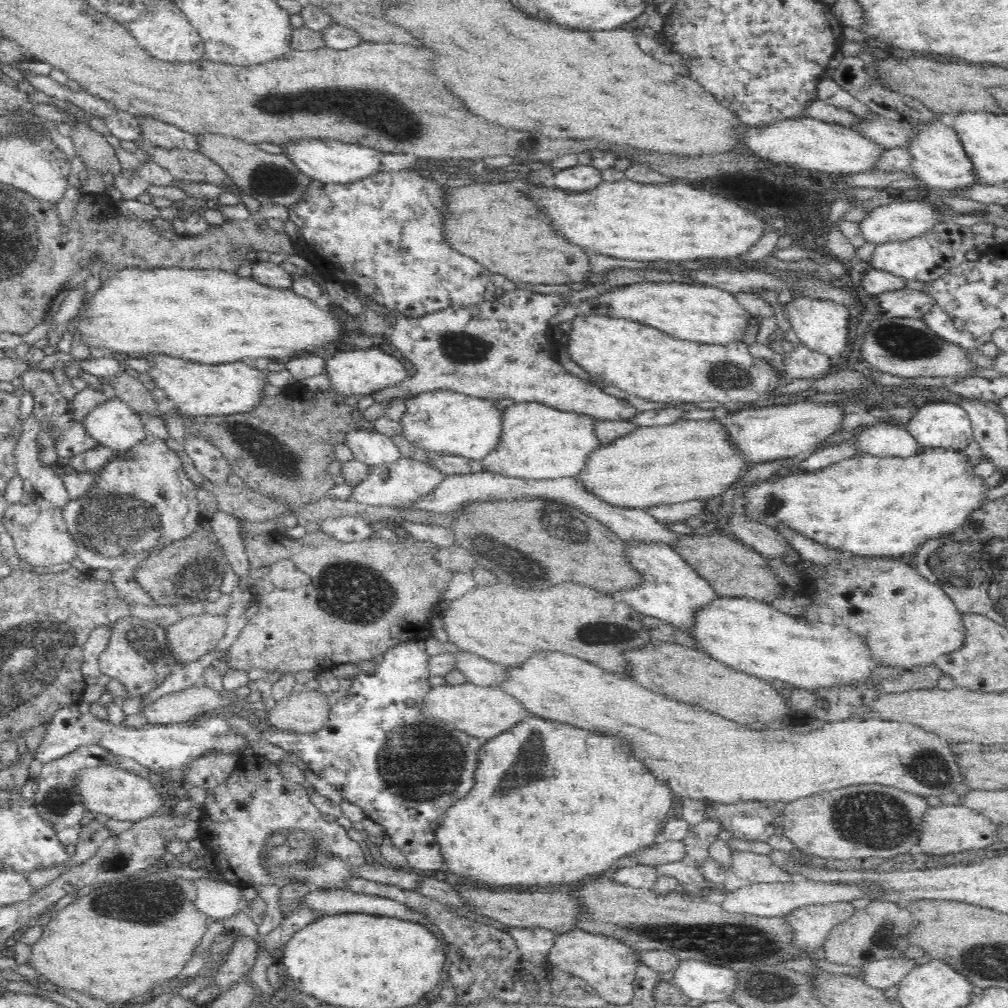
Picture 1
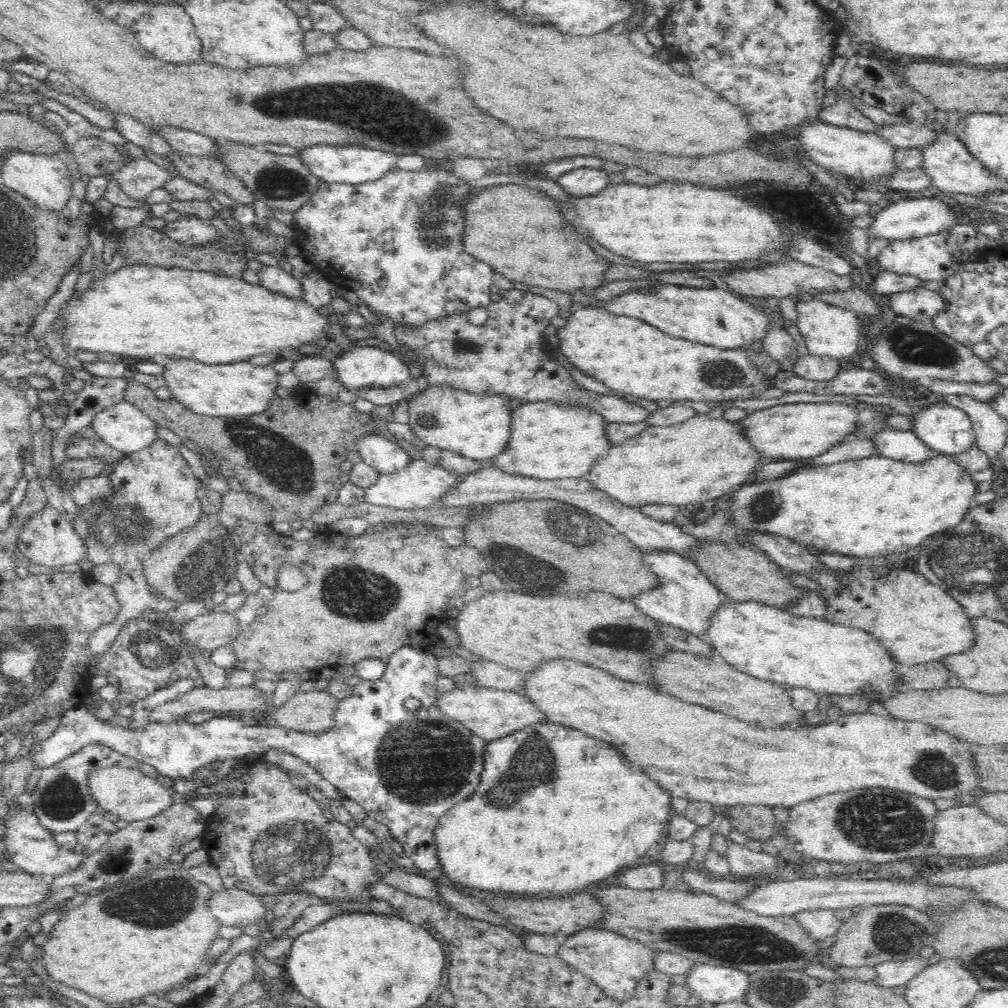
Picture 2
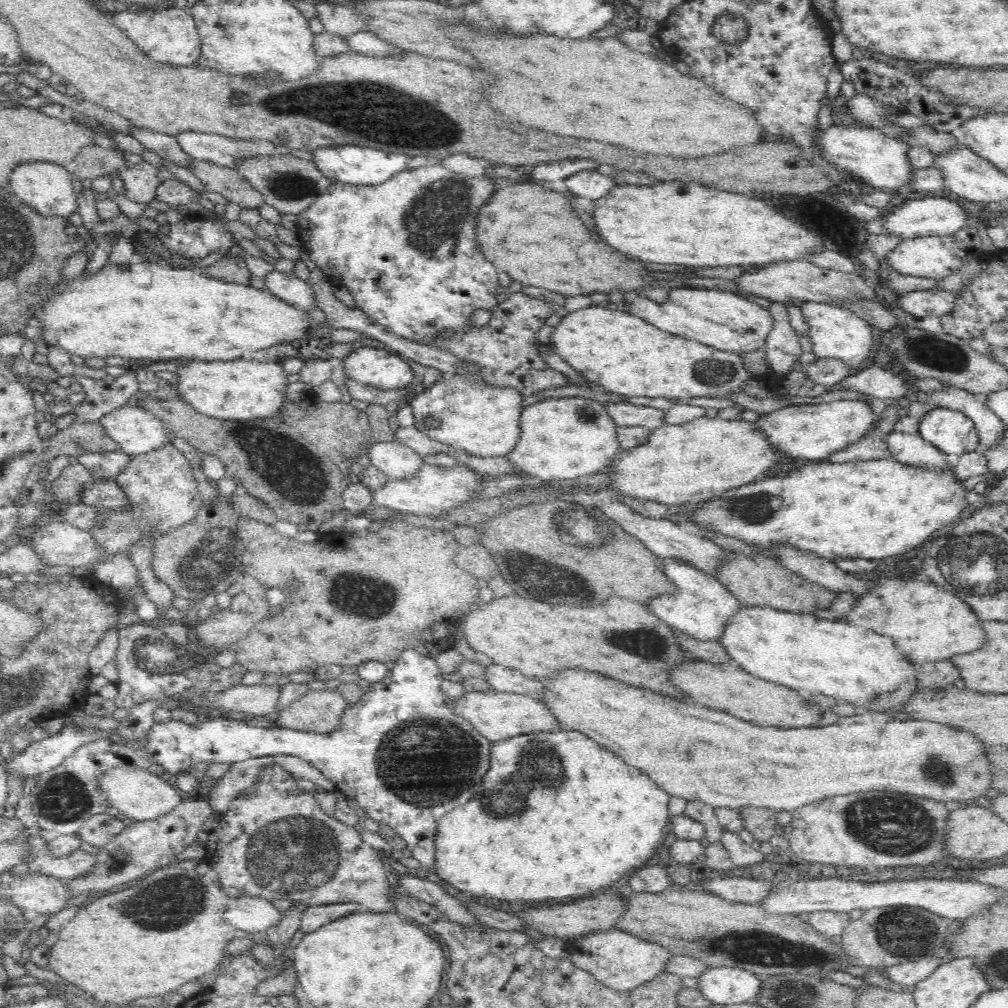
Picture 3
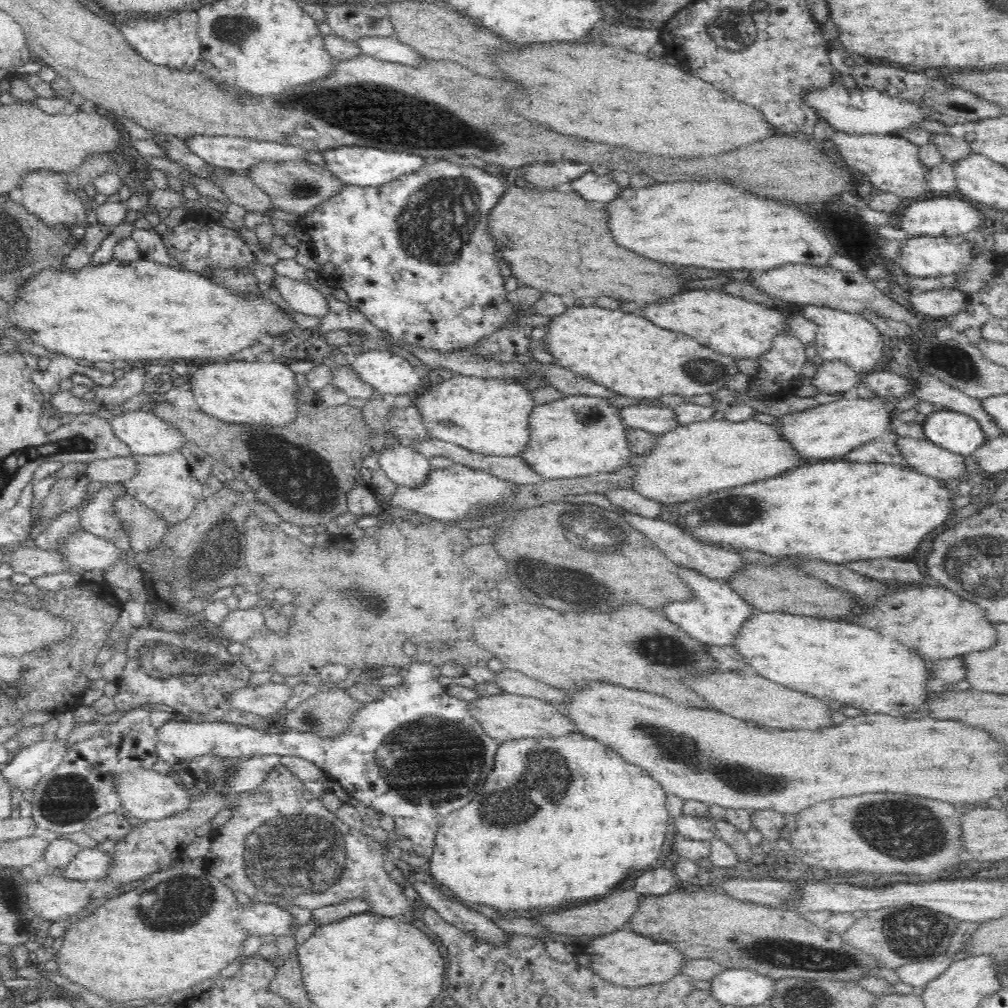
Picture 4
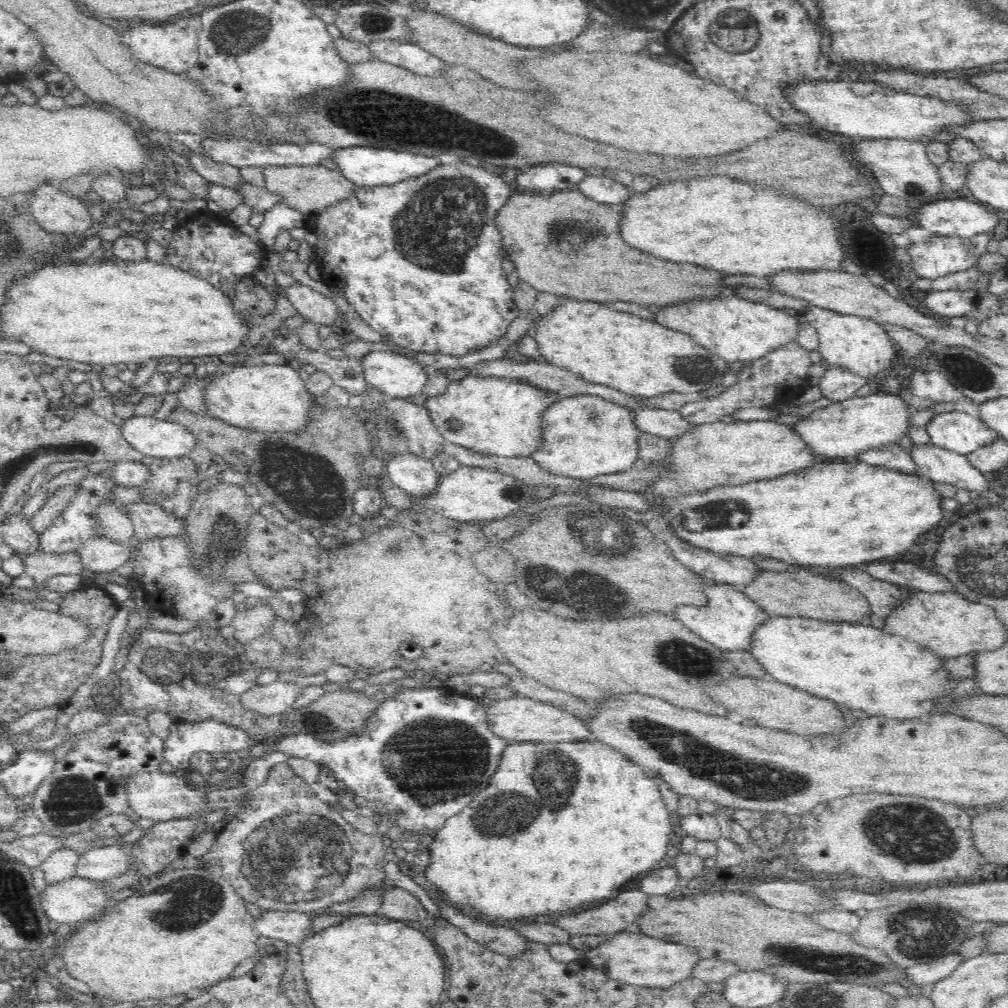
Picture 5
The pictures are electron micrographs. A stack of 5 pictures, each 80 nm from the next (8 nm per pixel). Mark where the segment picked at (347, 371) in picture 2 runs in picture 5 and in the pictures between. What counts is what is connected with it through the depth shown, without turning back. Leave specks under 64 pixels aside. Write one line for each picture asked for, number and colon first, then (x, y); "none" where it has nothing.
3: (379, 368)
4: (390, 374)
5: (396, 376)

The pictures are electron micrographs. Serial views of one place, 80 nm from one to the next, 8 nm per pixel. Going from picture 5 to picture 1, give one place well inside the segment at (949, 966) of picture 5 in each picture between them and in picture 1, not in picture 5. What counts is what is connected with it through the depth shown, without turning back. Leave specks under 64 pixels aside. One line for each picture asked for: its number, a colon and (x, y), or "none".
1: (885, 973)
2: (889, 974)
3: (909, 974)
4: (917, 975)

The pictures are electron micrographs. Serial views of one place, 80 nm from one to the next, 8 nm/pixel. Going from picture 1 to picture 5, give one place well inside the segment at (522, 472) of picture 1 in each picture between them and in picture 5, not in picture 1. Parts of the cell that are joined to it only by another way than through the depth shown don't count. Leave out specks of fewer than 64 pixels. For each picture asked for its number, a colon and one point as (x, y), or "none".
2: (550, 440)
3: (566, 438)
4: (577, 436)
5: (585, 436)

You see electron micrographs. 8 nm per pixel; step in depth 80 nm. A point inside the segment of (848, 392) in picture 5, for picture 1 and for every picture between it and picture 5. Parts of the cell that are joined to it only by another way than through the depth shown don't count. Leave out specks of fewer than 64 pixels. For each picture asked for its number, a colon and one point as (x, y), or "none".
1: (799, 363)
2: (821, 369)
3: (830, 372)
4: (832, 377)

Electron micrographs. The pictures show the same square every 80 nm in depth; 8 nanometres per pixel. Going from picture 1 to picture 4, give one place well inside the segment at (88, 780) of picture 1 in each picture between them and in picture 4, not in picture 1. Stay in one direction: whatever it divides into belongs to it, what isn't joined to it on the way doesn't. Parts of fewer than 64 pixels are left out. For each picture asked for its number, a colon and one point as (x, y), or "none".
2: (132, 796)
3: (140, 795)
4: (146, 794)

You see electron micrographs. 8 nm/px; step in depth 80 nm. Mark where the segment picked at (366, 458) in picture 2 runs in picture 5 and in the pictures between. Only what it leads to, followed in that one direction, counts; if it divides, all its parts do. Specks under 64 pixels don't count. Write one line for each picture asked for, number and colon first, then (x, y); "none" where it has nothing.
3: (398, 461)
4: (405, 466)
5: (416, 476)

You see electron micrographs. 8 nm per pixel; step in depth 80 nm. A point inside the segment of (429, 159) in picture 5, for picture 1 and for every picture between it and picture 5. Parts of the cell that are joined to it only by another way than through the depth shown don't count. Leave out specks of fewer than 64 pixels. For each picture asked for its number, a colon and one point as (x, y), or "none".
1: (332, 162)
2: (349, 164)
3: (357, 165)
4: (357, 166)

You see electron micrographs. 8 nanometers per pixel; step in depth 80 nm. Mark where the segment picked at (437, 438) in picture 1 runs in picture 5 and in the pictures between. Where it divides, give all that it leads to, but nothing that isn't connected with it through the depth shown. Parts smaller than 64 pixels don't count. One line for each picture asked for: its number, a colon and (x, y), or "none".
2: (479, 426)
3: (485, 420)
4: (491, 416)
5: (497, 416)

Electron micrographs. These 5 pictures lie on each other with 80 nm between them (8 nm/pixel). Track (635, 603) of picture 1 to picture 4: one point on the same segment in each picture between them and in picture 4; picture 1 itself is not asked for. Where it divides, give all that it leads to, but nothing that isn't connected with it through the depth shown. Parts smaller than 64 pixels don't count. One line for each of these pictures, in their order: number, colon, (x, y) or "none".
2: (688, 599)
3: (702, 608)
4: (716, 615)

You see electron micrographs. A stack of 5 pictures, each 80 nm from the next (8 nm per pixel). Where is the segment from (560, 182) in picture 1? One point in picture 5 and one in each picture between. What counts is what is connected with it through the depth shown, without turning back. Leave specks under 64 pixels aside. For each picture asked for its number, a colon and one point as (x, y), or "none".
2: (584, 182)
3: (590, 184)
4: (598, 188)
5: (604, 190)

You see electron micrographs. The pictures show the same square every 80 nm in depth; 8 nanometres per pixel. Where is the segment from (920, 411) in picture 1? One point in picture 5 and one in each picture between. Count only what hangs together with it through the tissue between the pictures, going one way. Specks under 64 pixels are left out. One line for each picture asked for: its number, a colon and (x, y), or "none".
2: (942, 427)
3: (952, 432)
4: (960, 433)
5: (957, 431)

